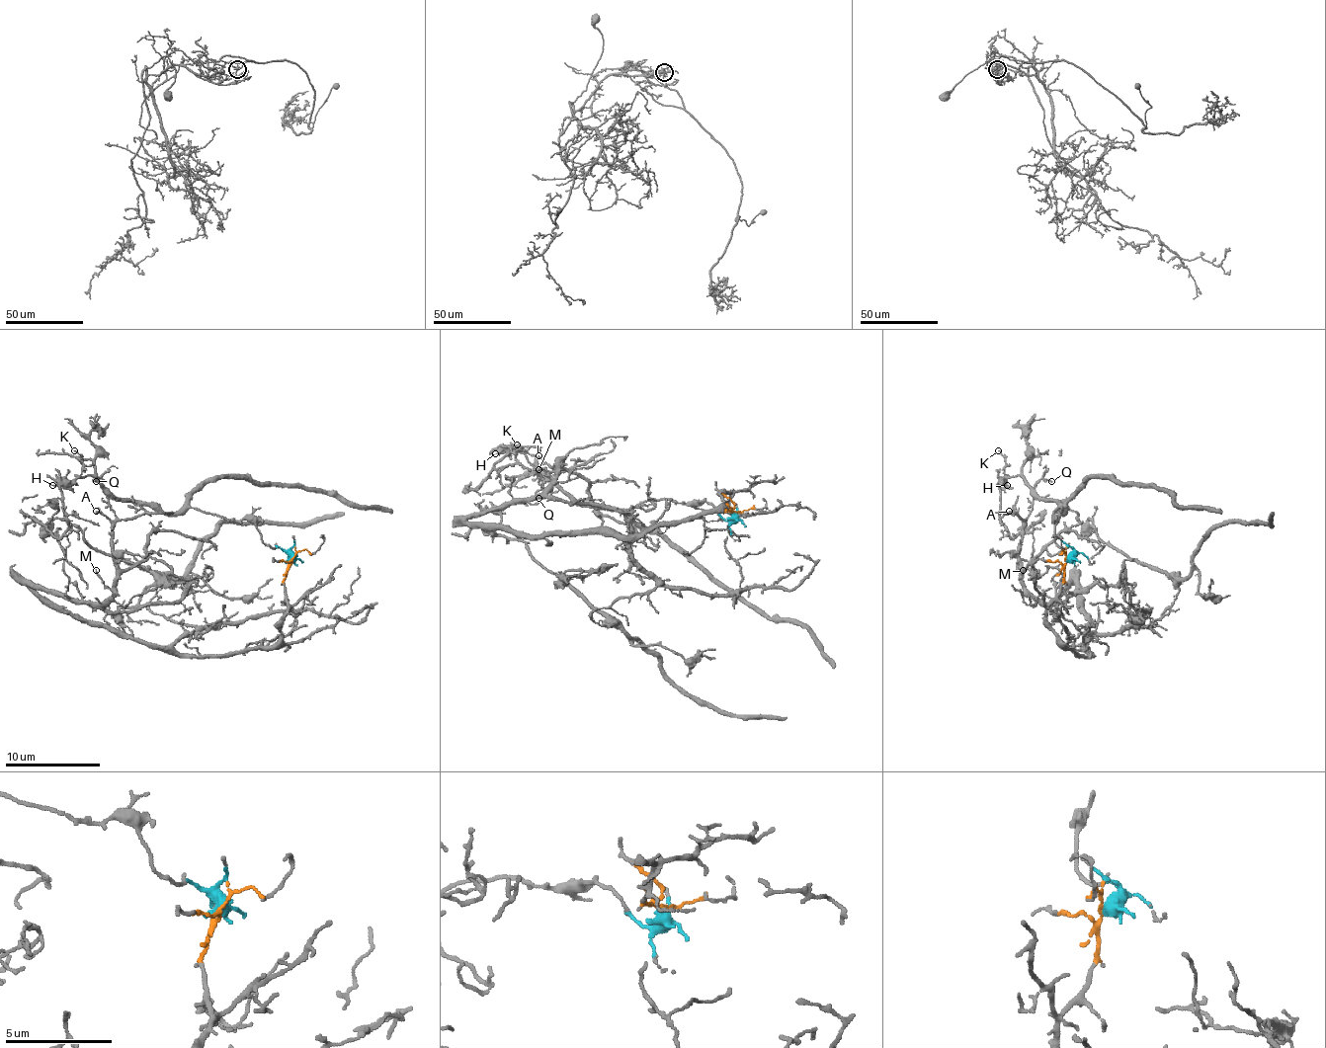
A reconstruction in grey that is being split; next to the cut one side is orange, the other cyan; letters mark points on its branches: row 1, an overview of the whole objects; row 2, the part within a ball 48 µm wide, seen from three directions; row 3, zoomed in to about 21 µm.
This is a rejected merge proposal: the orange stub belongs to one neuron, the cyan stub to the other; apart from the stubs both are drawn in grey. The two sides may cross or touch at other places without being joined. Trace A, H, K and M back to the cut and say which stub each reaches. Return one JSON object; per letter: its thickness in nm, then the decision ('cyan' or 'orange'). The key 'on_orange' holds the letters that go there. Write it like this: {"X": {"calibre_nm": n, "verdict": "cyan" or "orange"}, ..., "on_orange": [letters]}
{"A": {"calibre_nm": 70, "verdict": "orange"}, "H": {"calibre_nm": 240, "verdict": "cyan"}, "K": {"calibre_nm": 100, "verdict": "cyan"}, "M": {"calibre_nm": 120, "verdict": "orange"}, "on_orange": ["A", "M"]}

